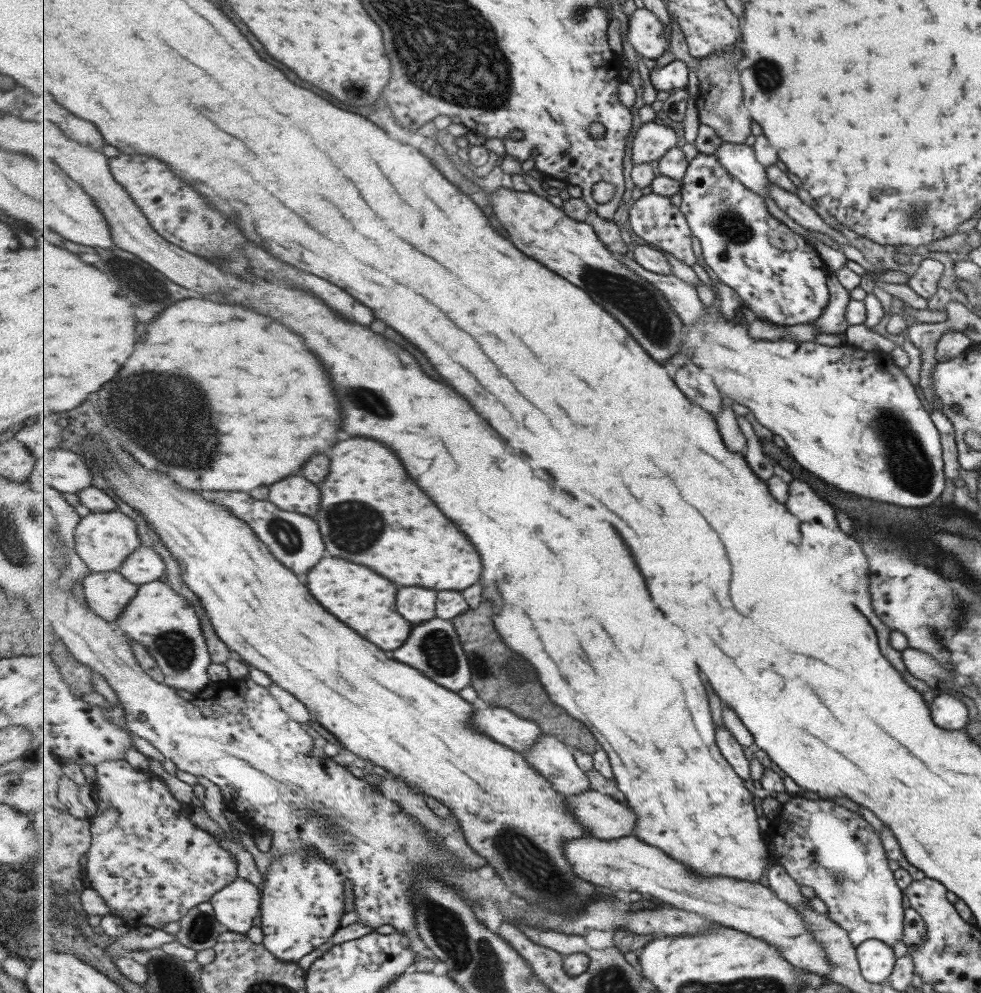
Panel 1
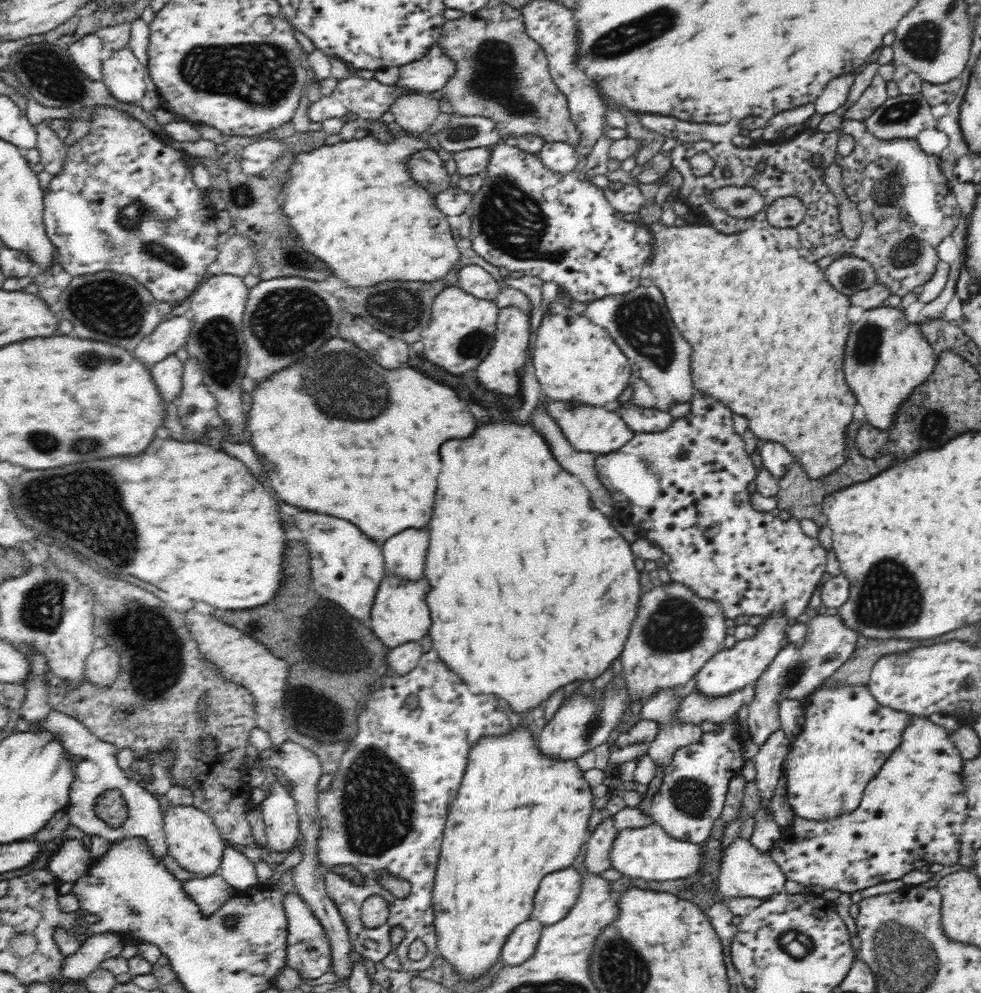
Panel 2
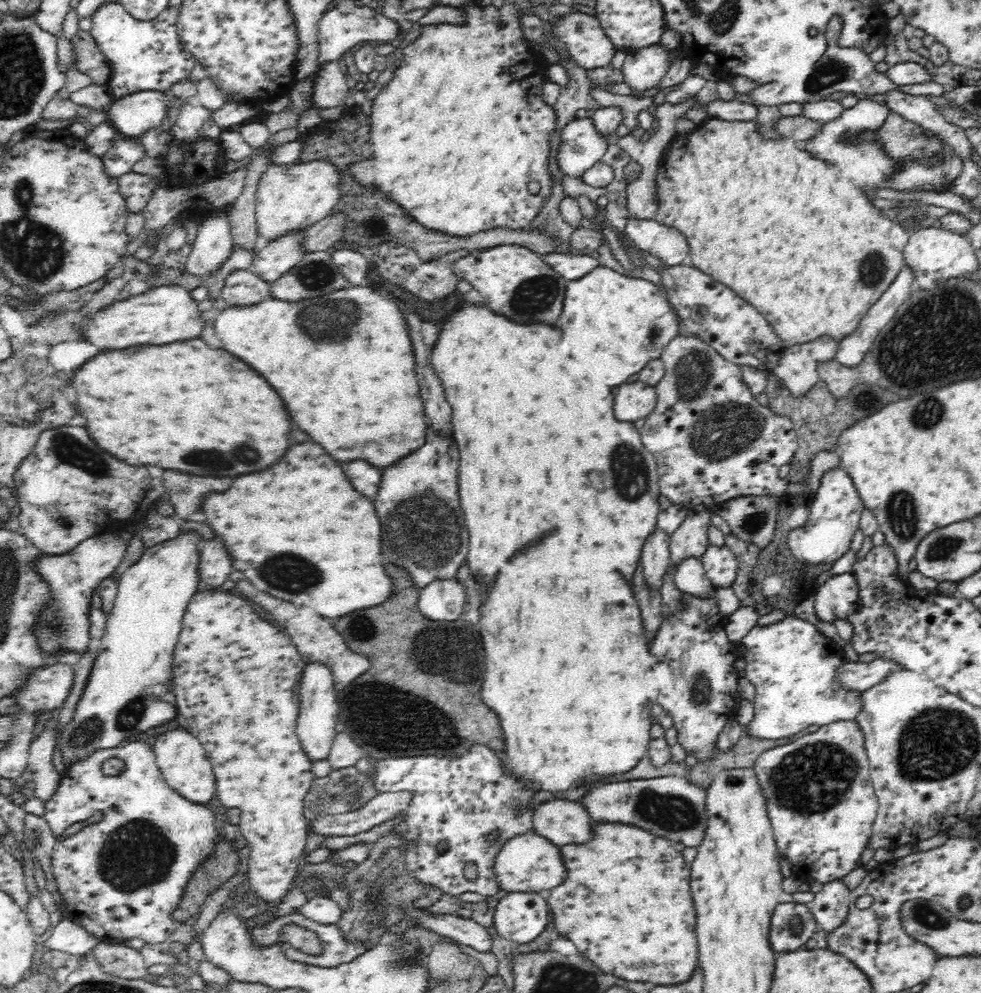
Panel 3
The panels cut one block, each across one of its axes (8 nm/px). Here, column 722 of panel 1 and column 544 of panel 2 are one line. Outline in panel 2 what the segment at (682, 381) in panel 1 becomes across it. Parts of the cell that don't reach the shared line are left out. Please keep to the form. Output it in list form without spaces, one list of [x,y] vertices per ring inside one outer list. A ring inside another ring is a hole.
[[[546,398],[544,410],[552,420],[556,420],[556,424],[564,430],[563,433],[570,444],[580,452],[591,452],[598,455],[608,454],[622,448],[635,434],[622,417],[613,410],[606,410],[602,406],[590,406],[590,404],[584,403],[574,404],[572,399],[556,398],[556,400],[552,400],[552,398]]]

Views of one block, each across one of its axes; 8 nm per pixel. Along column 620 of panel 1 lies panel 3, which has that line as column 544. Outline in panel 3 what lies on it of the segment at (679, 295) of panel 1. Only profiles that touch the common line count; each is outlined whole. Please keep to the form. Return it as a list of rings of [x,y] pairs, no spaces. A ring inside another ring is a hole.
[[[553,252],[543,255],[543,258],[568,280],[580,278],[599,265],[596,258],[578,253]]]

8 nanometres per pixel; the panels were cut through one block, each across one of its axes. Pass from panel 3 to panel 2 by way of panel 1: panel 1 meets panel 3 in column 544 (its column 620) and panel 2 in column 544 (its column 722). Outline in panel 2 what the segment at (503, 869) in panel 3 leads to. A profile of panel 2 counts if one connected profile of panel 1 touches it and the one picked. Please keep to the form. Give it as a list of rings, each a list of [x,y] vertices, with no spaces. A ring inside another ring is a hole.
[[[571,866],[545,874],[534,897],[534,909],[530,915],[531,919],[540,920],[540,922],[544,923],[544,926],[559,922],[577,904],[581,892],[582,876],[578,872],[578,868]]]

